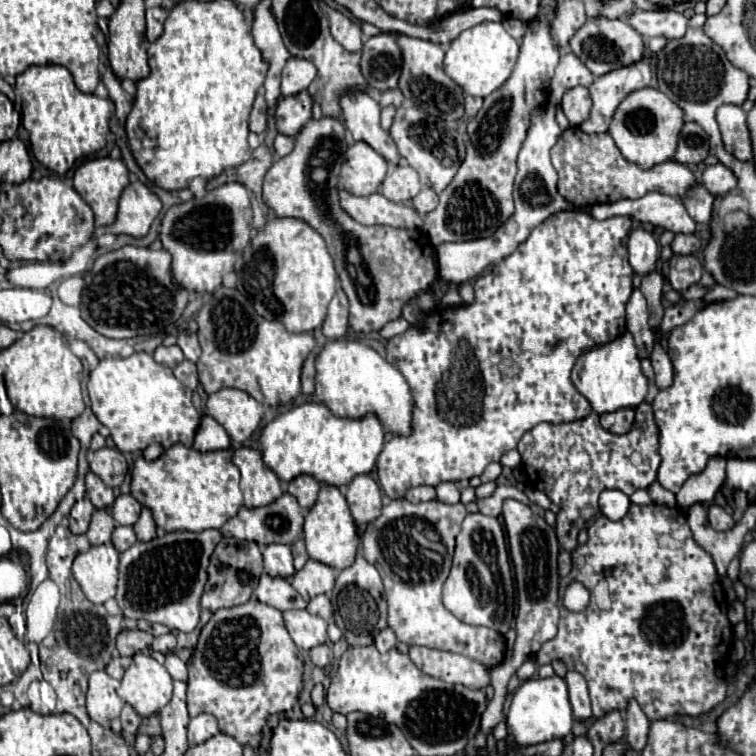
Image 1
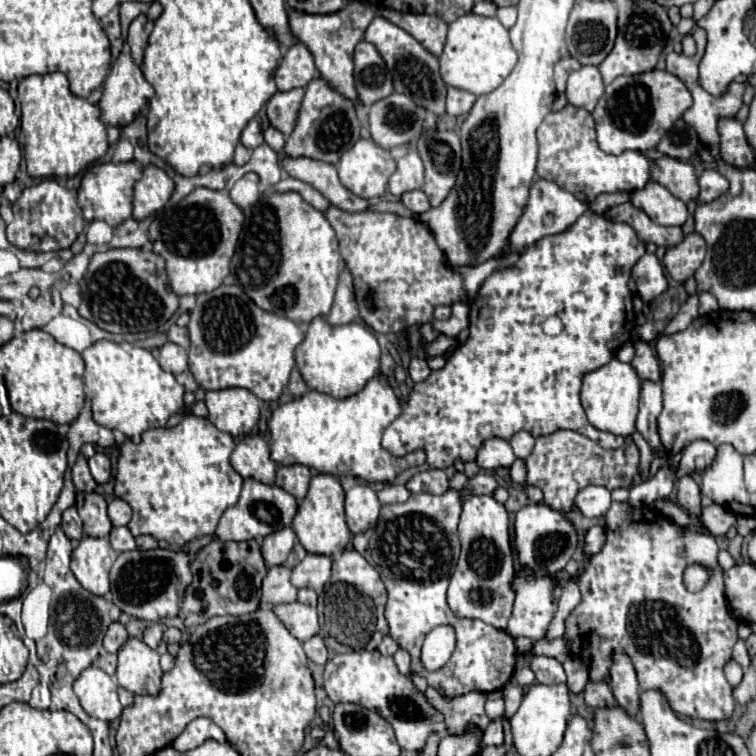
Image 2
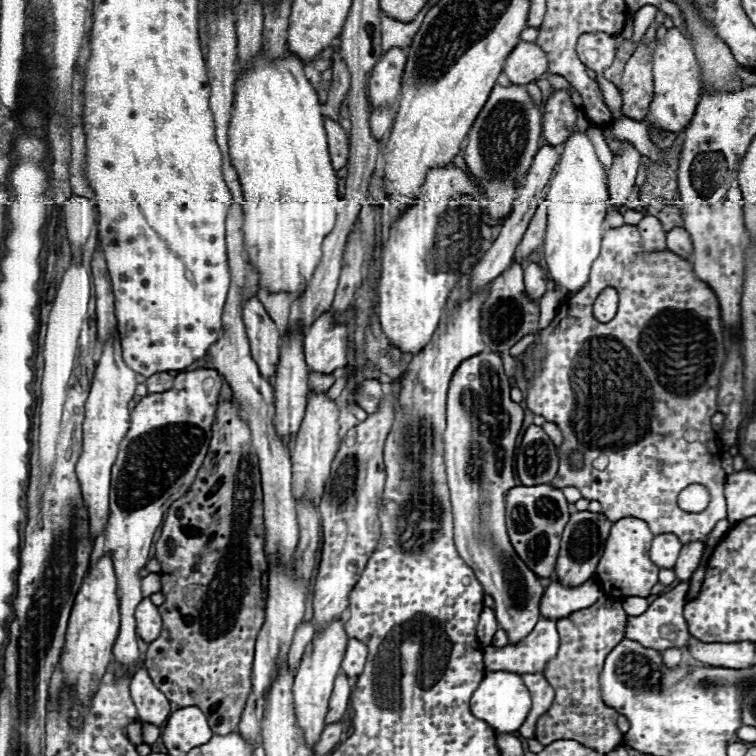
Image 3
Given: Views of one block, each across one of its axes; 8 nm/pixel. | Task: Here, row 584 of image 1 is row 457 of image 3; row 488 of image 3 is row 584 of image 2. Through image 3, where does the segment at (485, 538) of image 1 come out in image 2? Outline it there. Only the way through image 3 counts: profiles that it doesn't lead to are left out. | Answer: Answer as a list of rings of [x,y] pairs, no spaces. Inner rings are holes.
[[[470,496],[460,516],[458,536],[462,542],[462,552],[450,580],[448,606],[456,616],[478,618],[504,630],[514,604],[514,590],[510,586],[514,576],[514,556],[510,548],[508,512],[504,504],[496,502],[492,496]]]

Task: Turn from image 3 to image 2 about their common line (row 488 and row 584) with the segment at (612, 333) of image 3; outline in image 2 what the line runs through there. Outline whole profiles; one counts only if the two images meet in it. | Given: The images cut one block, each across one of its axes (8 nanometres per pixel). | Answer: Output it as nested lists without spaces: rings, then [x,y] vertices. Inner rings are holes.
[[[612,502],[608,514],[604,516],[606,544],[588,562],[578,582],[582,602],[572,610],[572,614],[566,620],[566,636],[572,642],[570,652],[590,666],[592,680],[608,680],[612,654],[626,652],[636,668],[640,688],[660,690],[668,698],[674,712],[698,720],[728,720],[734,712],[734,698],[732,686],[724,678],[724,666],[732,658],[732,646],[738,640],[738,620],[732,618],[726,604],[722,568],[716,562],[716,540],[710,534],[700,534],[696,530],[682,528],[664,516],[656,516],[658,512],[654,512],[654,520],[650,516],[650,520],[640,518],[634,522],[634,514],[648,512],[652,514],[652,510],[646,508],[634,512],[628,510],[622,502]],[[694,562],[710,566],[712,576],[708,584],[702,588],[702,592],[692,594],[684,588],[682,572],[684,566]]]

